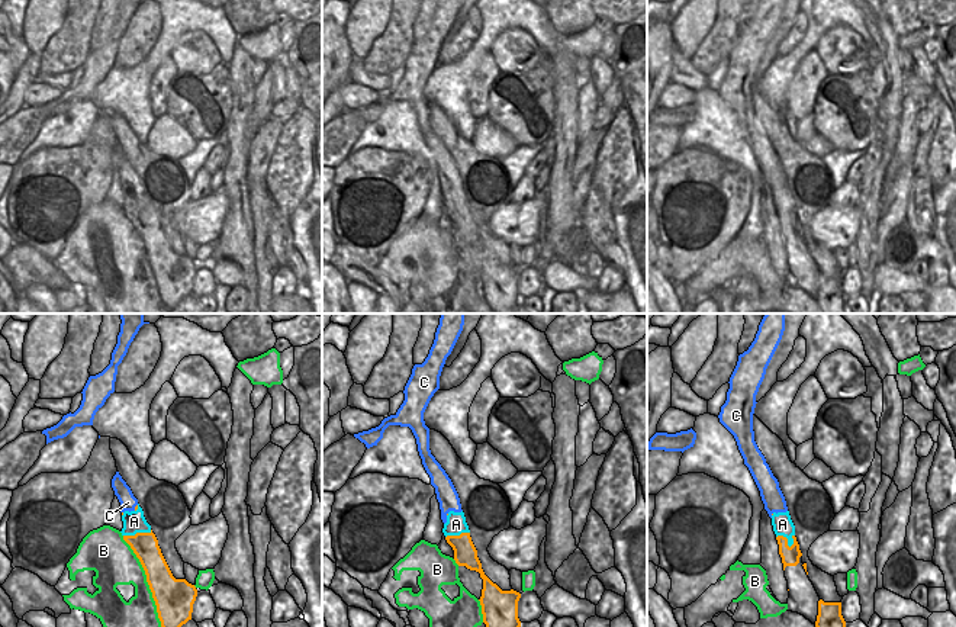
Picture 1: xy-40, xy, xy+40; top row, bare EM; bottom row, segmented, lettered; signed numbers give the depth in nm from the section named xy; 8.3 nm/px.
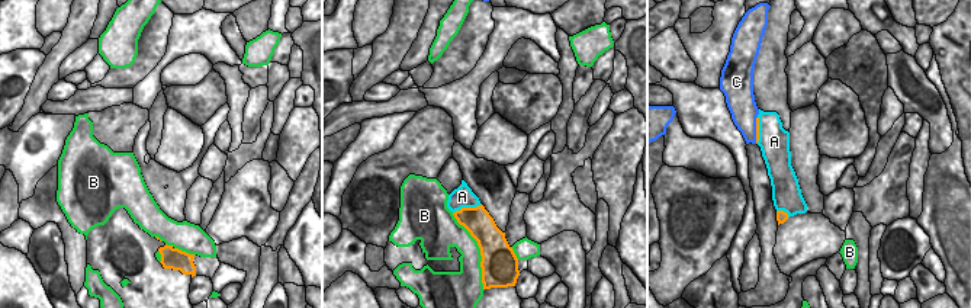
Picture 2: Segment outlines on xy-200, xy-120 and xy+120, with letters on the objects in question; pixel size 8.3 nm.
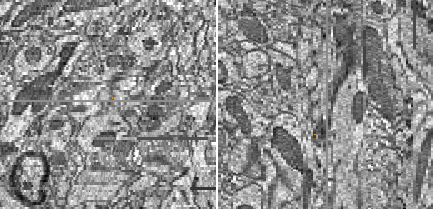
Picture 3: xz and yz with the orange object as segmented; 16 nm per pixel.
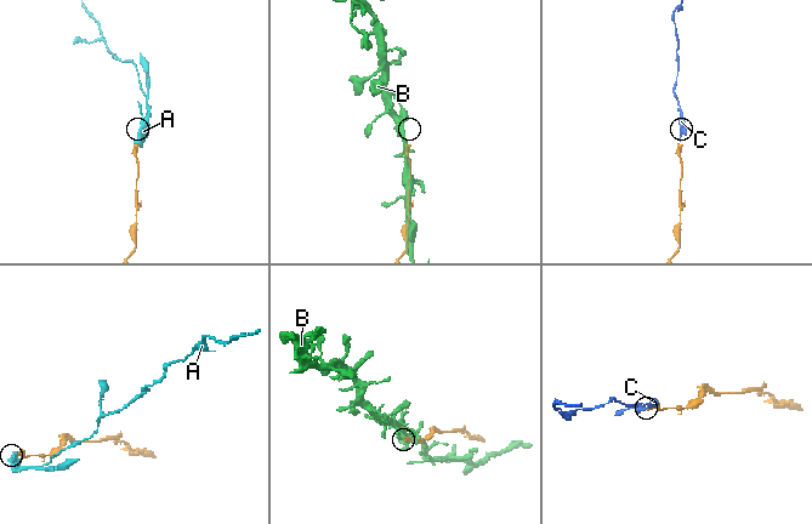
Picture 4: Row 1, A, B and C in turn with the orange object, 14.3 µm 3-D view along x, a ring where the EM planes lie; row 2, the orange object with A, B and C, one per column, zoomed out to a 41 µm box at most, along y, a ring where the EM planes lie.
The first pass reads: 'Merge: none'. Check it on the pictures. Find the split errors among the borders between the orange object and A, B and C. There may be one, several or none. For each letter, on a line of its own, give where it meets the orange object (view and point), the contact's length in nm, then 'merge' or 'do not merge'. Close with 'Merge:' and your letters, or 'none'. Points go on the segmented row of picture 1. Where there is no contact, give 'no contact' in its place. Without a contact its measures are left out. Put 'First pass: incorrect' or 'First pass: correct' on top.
First pass: incorrect
A: xy+40 (786, 540) | 170 nm | do not merge
B: xy-40 (147, 581) | 800 nm | do not merge
C: xy-40 (135, 507) | 70 nm | merge
Merge: C

